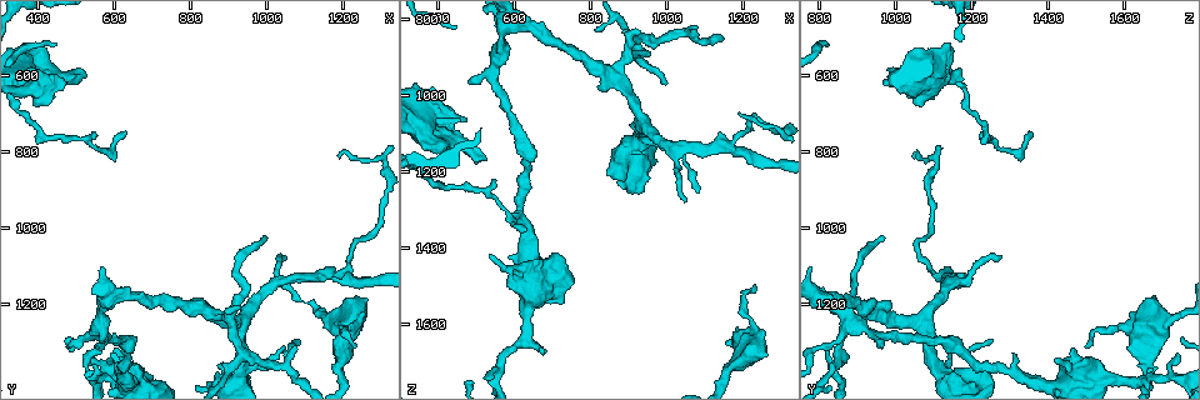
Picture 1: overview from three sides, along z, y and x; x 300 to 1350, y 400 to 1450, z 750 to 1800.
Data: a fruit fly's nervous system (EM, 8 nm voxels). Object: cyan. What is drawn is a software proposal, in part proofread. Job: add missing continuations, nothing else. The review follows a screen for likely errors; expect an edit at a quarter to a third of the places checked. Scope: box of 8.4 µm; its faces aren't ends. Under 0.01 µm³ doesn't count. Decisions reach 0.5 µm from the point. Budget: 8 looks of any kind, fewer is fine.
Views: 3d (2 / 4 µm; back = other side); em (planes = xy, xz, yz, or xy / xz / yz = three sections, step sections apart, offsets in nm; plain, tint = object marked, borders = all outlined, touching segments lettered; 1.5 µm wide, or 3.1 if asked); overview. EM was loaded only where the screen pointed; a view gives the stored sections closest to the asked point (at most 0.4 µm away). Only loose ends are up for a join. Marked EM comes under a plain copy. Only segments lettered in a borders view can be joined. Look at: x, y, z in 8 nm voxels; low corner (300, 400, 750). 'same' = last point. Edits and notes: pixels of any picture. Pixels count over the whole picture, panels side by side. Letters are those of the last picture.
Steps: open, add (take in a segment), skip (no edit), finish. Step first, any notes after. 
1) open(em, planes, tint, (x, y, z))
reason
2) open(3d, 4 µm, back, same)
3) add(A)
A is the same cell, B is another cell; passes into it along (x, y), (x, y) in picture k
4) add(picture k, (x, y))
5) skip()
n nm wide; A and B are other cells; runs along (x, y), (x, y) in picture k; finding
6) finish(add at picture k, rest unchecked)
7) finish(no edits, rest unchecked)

open(3d, 4 µm, (1075, 1305, 815))
thin end

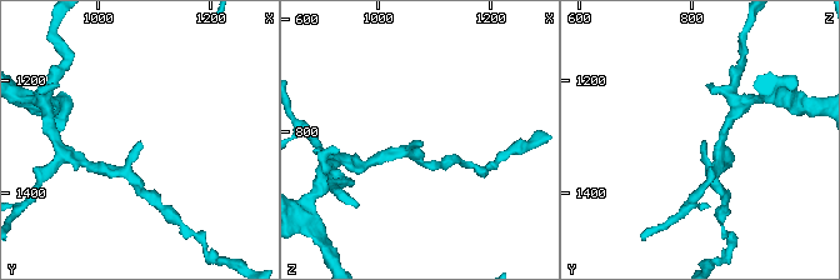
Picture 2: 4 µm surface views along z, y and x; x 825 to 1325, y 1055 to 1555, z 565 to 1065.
open(em, planes, borders, (1075, 1310, 820))

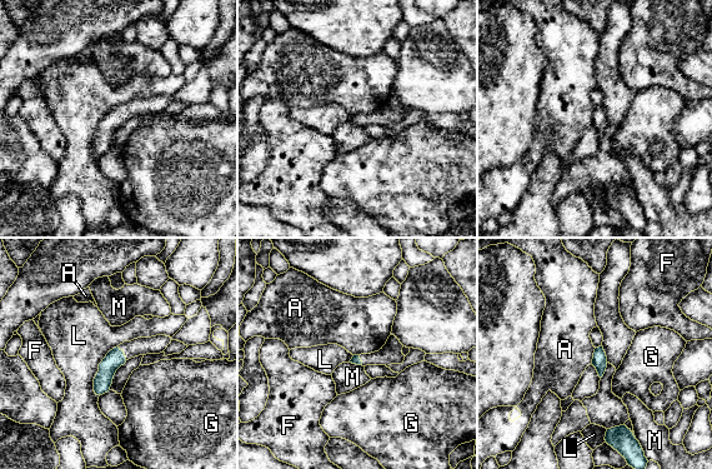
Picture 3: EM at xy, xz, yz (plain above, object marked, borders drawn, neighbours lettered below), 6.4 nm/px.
skip()
L touches over 360 nm; A, F, G, L and M are other cells; border along (596, 348), (591, 364) in picture 3; none of them fits

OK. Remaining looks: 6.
open(3d, 2 µm, (535, 1350, 1425))

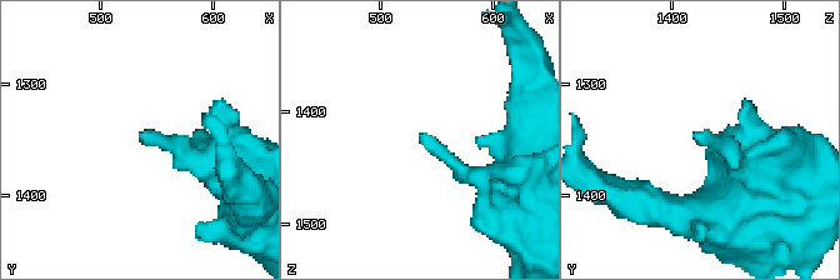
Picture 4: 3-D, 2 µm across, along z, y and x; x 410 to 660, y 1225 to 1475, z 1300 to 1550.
open(em, planes, borders, (538, 1348, 1418))

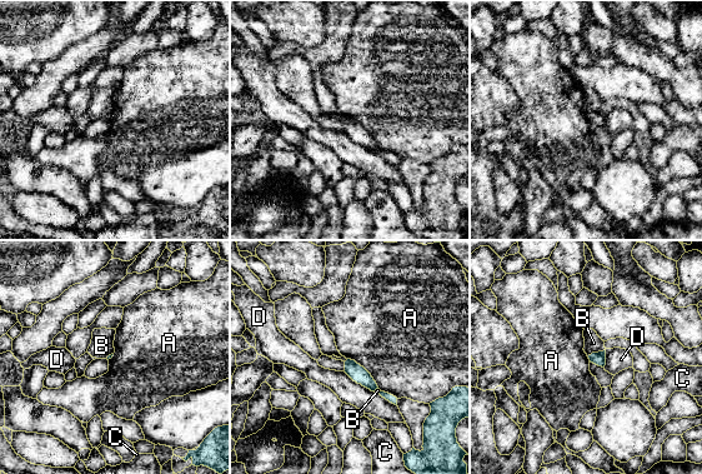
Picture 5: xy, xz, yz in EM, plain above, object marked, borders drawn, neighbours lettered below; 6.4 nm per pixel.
skip()
A, B, C and D are other cells; runs along (347, 364), (382, 394), (392, 399) in picture 5; no lettered segment goes on from it

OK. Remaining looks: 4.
open(em, xy, step 4, tint, (680, 1370, 1670))
free end

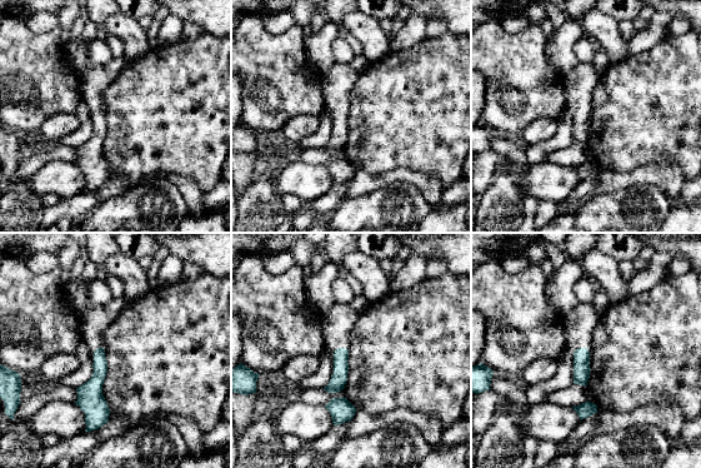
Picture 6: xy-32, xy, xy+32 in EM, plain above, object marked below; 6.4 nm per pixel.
open(em, planes, borders, same)
another direction

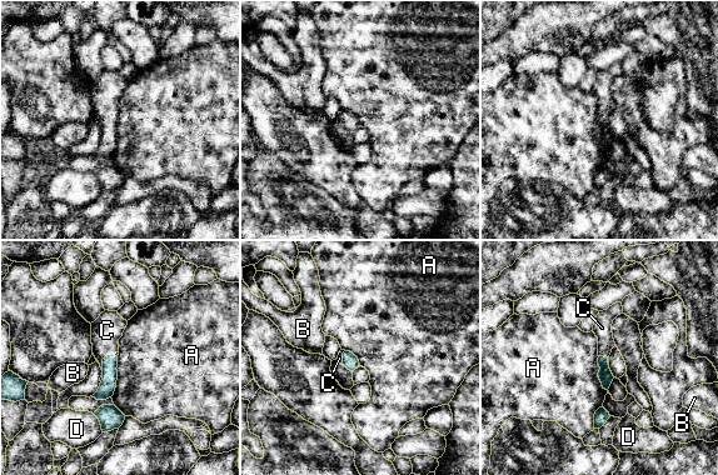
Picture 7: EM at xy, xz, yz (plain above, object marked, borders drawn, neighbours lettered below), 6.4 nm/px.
add(picture 7, (106, 330))
C is the same cell, A, B and D are other cells; passes into it along (108, 384), (104, 358), (106, 330) in picture 7; the cell continues

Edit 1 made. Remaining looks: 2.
finish(add at picture 7, rest unchecked)

